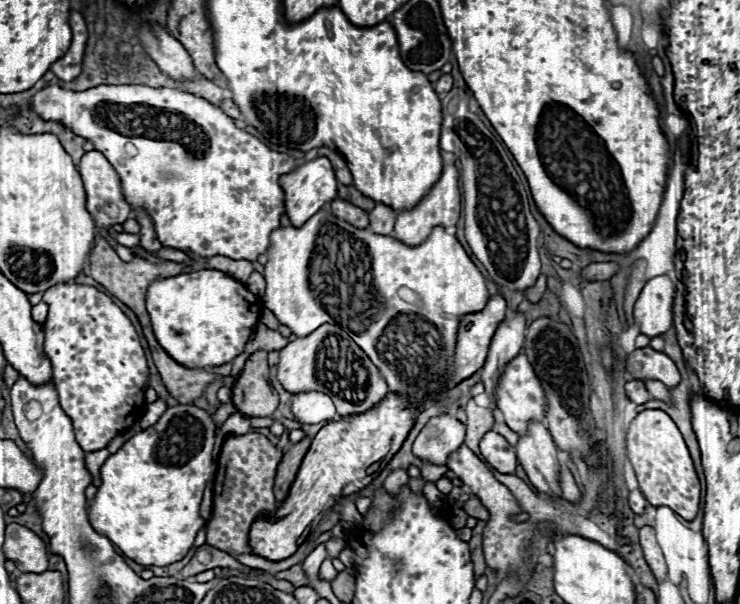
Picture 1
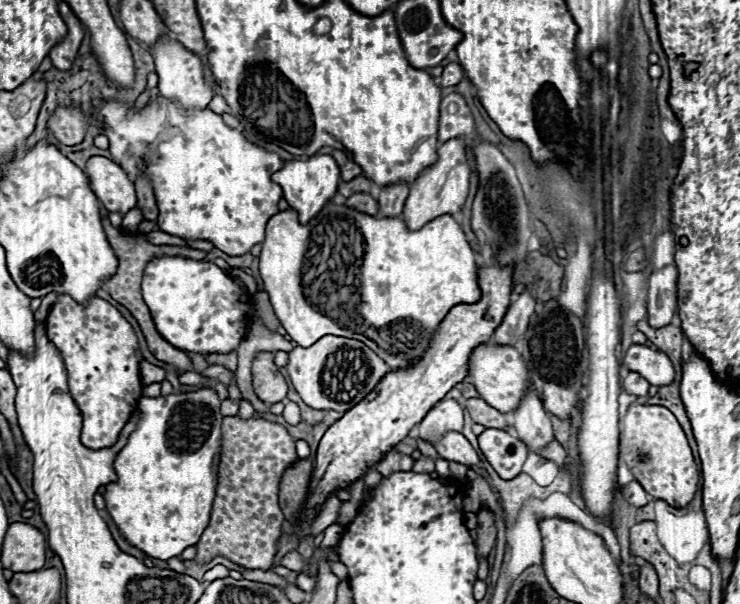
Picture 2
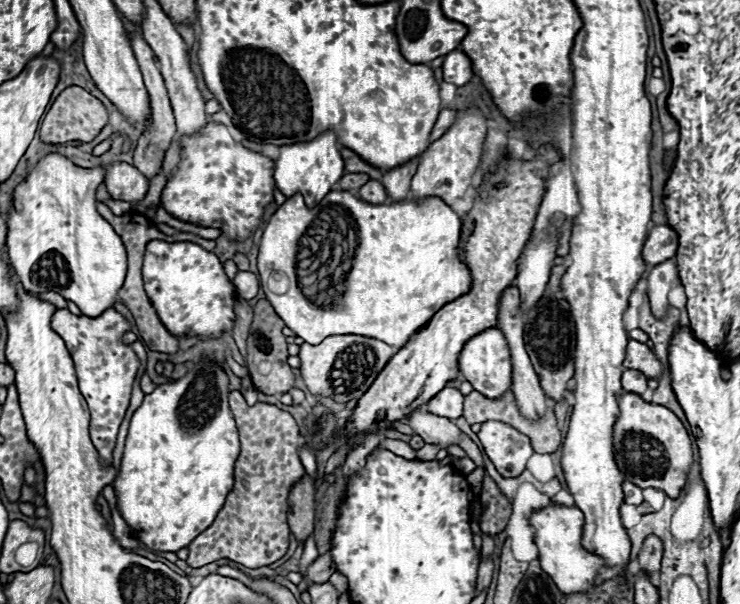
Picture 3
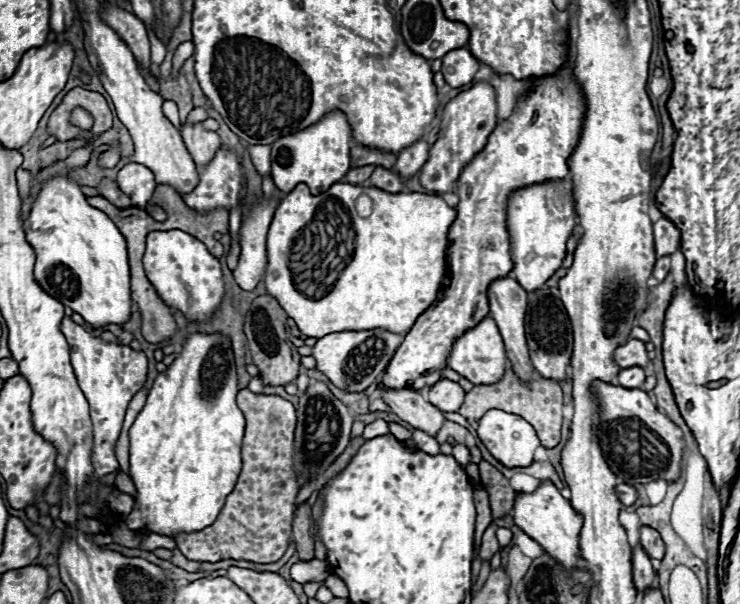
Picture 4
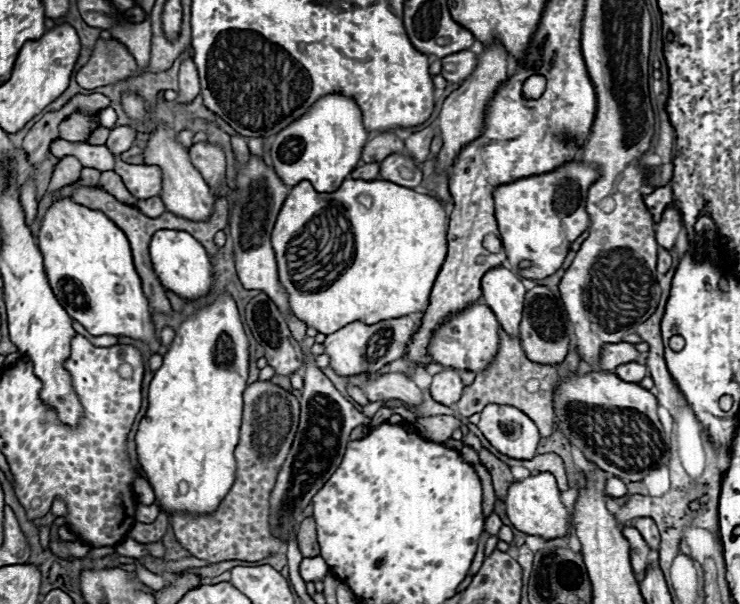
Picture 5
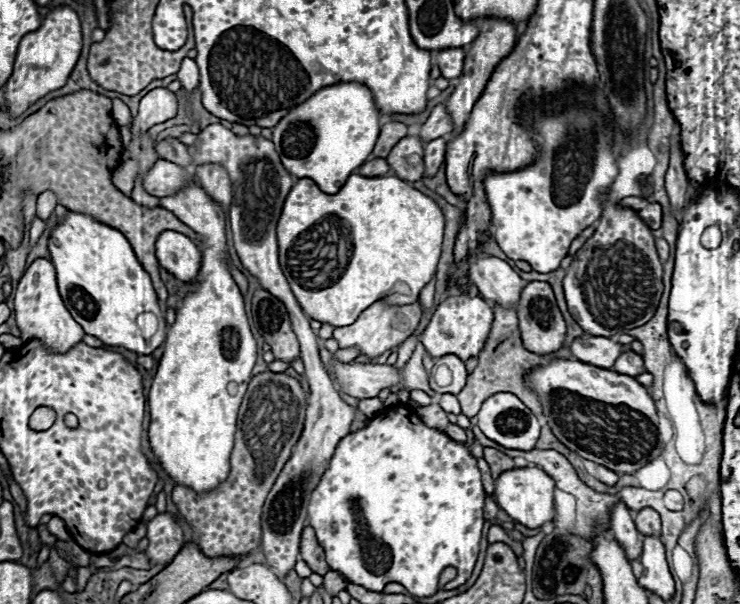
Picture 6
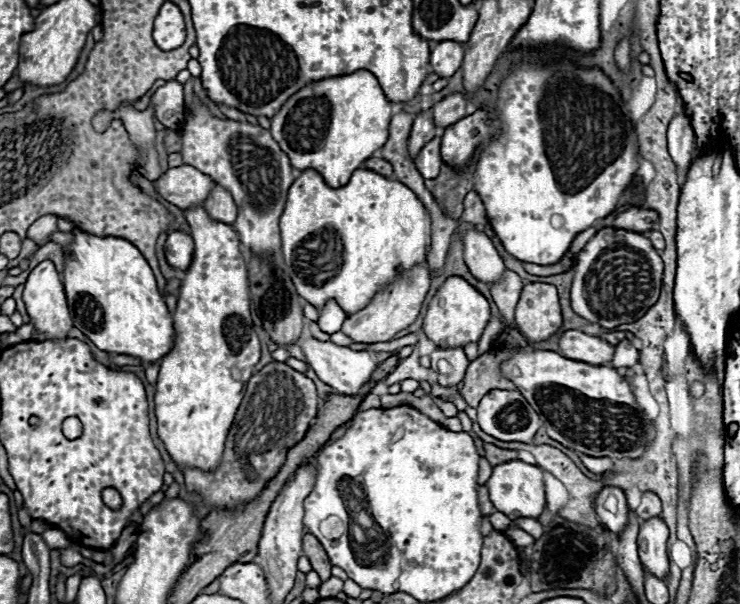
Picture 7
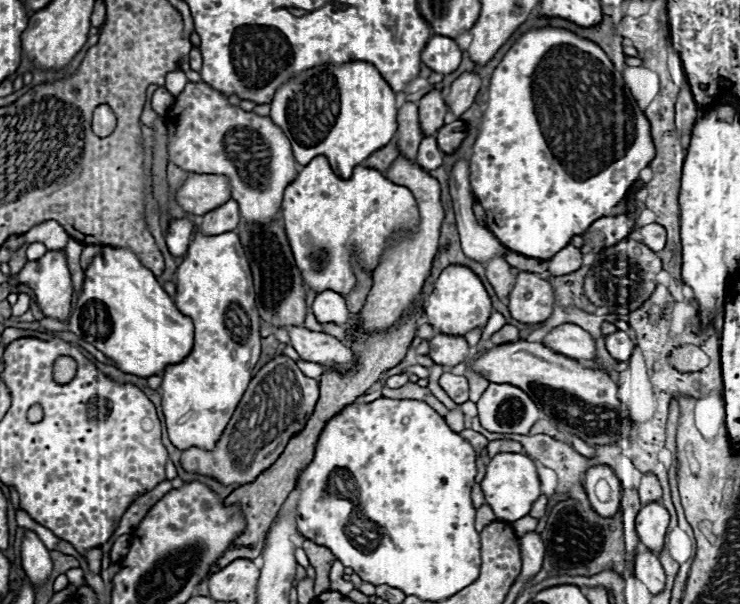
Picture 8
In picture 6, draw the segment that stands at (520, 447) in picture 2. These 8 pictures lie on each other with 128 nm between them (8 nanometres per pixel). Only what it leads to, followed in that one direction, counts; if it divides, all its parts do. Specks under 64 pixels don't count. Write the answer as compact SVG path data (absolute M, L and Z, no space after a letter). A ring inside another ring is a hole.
M510 392L490 396L478 412L478 428L510 450L534 450L540 436L536 416Z

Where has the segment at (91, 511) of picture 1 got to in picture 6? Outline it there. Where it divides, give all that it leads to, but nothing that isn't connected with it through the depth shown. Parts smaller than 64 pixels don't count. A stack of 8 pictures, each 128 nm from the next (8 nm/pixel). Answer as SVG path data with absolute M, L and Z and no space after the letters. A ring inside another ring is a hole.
M194 178L188 186L180 188L176 194L160 199L160 206L170 210L178 220L190 226L202 236L202 268L196 278L196 292L188 294L182 302L182 308L176 312L176 322L168 328L164 342L164 354L160 358L152 388L148 394L150 406L150 426L148 442L154 454L154 460L164 468L174 484L188 486L196 494L206 494L216 490L230 472L230 452L234 446L236 418L246 386L252 380L252 368L256 362L256 340L250 332L250 324L244 312L242 294L228 270L226 256L226 232L224 232L224 210L202 190Z

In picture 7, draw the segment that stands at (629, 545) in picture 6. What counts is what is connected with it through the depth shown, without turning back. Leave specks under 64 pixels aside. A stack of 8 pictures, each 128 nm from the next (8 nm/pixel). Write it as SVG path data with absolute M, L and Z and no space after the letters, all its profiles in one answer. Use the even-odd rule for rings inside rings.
M604 488L598 496L596 496L596 512L598 512L598 518L602 522L602 526L614 534L620 534L626 524L628 524L628 504L626 504L626 496L620 488ZM608 496L616 496L618 500L618 510L616 512L608 512L604 508L604 502Z

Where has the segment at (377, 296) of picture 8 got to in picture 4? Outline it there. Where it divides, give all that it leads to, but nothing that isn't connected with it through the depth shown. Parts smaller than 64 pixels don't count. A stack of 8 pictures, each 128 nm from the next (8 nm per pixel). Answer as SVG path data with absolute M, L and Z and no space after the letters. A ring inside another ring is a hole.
M370 330L370 332L332 332L324 336L312 346L312 358L316 360L316 370L322 372L336 388L346 392L362 392L370 384L374 384L376 376L380 376L398 344L402 344L404 334Z

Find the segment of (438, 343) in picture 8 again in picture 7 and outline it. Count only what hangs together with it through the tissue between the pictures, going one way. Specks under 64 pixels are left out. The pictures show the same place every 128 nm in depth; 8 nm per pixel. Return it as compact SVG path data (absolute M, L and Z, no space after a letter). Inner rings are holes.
M446 348L446 350L434 350L430 354L432 358L432 368L436 368L438 360L446 360L452 366L452 374L450 376L440 376L438 384L440 386L458 386L464 380L466 368L470 364L470 360L466 358L462 348Z

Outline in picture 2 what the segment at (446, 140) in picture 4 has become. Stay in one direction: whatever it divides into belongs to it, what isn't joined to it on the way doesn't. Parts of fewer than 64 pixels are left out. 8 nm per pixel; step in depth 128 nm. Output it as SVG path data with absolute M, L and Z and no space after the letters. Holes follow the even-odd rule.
M448 140L446 144L440 144L438 162L434 166L426 168L410 188L410 194L406 198L404 212L402 212L402 220L406 222L406 228L420 230L430 220L434 220L442 214L454 216L456 212L460 212L460 208L464 206L464 200L466 200L466 194L468 194L470 172L472 170L470 170L462 140Z

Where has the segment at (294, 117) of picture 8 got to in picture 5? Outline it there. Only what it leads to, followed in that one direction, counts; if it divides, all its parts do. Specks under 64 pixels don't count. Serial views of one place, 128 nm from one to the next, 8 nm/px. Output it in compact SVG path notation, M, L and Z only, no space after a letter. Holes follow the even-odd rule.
M330 94L322 96L302 120L294 120L290 128L278 132L270 156L276 174L284 184L294 186L302 180L310 180L316 192L334 192L356 168L366 140L368 132L364 130L362 114L354 100L342 94Z

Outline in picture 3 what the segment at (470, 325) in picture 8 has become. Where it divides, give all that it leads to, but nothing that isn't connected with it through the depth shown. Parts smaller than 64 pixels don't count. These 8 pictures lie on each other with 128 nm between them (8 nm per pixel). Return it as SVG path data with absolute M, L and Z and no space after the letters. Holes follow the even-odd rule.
M490 328L474 336L474 340L468 340L466 348L462 350L462 356L458 358L458 364L460 364L460 374L474 386L474 390L478 390L490 400L502 398L512 386L510 348L504 334L498 328Z

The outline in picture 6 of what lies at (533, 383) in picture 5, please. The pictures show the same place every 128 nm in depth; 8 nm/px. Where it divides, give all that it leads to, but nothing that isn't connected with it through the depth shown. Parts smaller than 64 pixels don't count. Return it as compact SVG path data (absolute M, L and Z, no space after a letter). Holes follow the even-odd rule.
M494 306L494 324L488 336L488 342L484 346L484 350L478 356L478 366L474 368L474 372L468 376L468 384L464 386L464 390L458 394L458 402L462 406L462 412L472 418L478 414L482 402L498 392L510 392L514 396L518 396L538 418L542 418L542 406L538 402L538 396L534 390L530 390L526 386L526 374L532 372L534 368L546 366L550 362L550 356L538 356L528 352L522 346L520 340L520 330L518 330L518 318L514 310L506 310L506 308L498 308Z

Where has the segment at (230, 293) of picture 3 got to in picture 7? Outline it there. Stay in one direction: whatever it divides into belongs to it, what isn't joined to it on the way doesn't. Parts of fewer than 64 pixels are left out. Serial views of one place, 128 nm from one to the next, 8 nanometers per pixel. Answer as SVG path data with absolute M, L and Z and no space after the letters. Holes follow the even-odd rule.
M170 232L164 244L164 256L172 268L186 272L194 258L194 242L184 232Z

